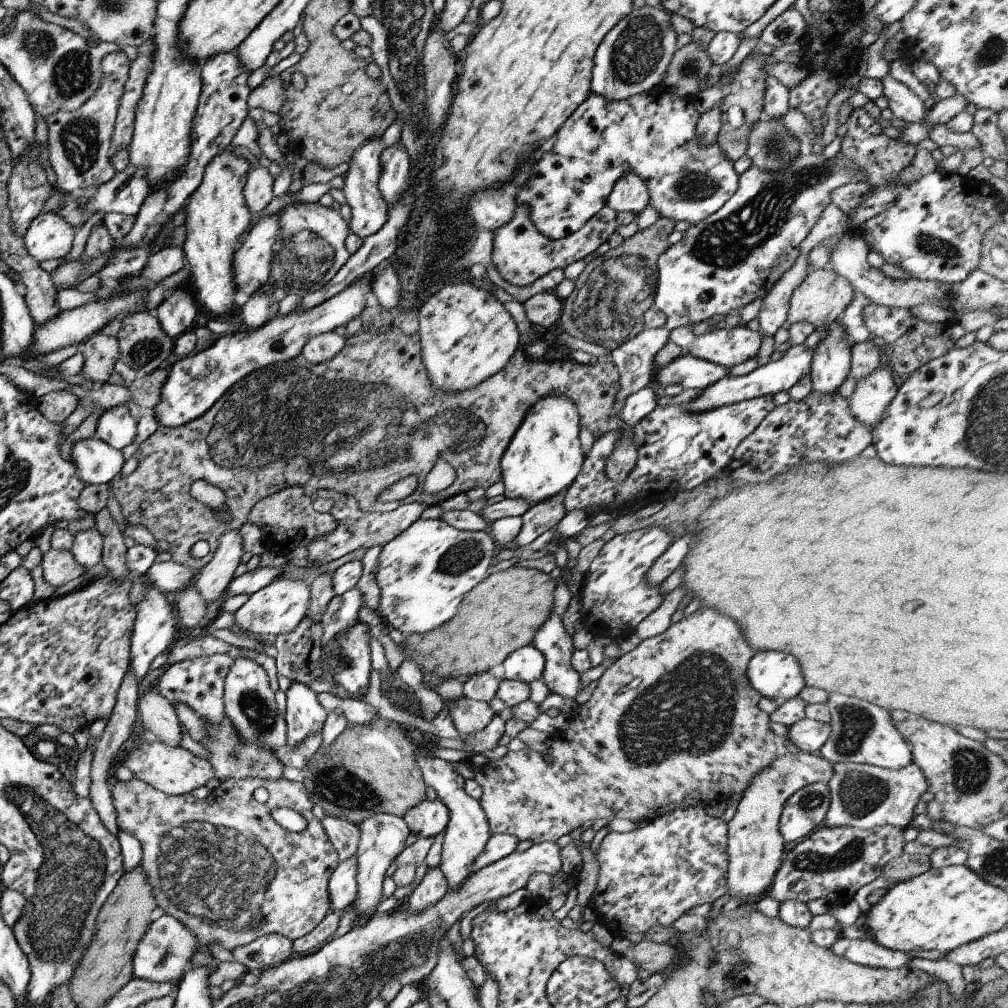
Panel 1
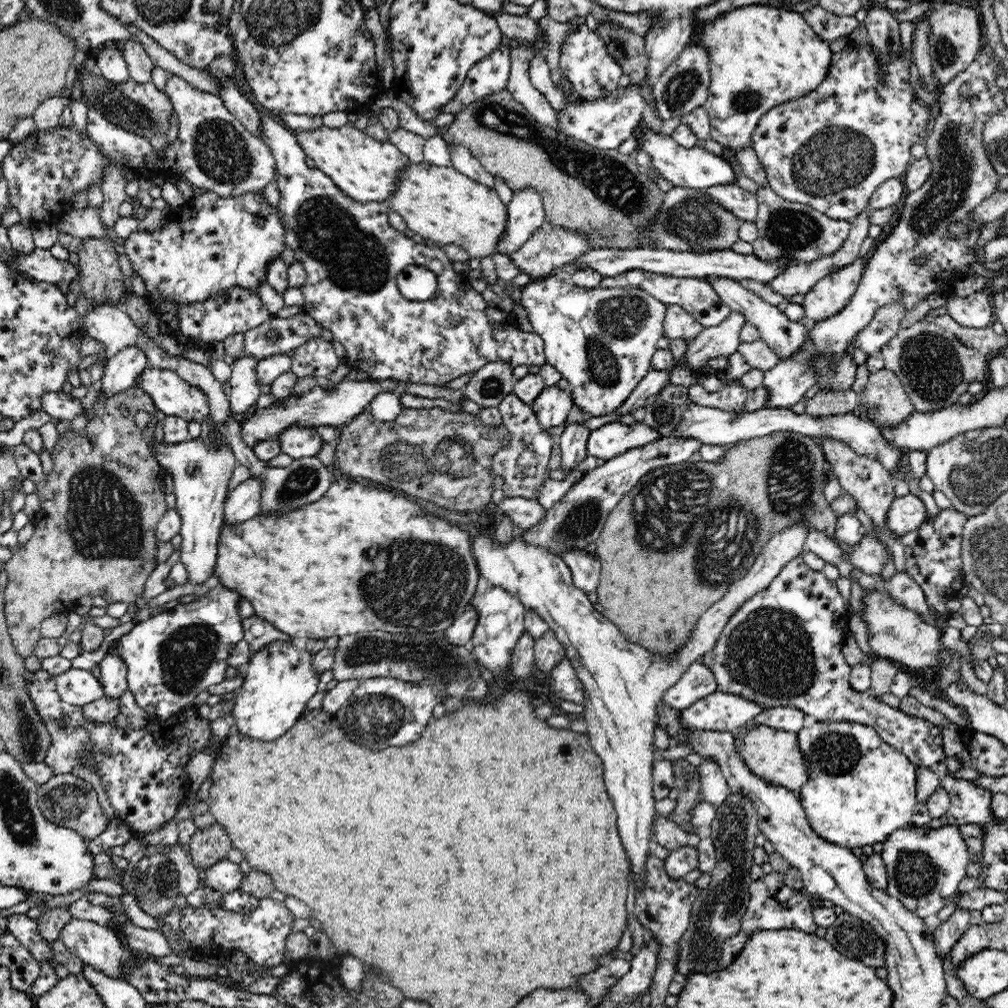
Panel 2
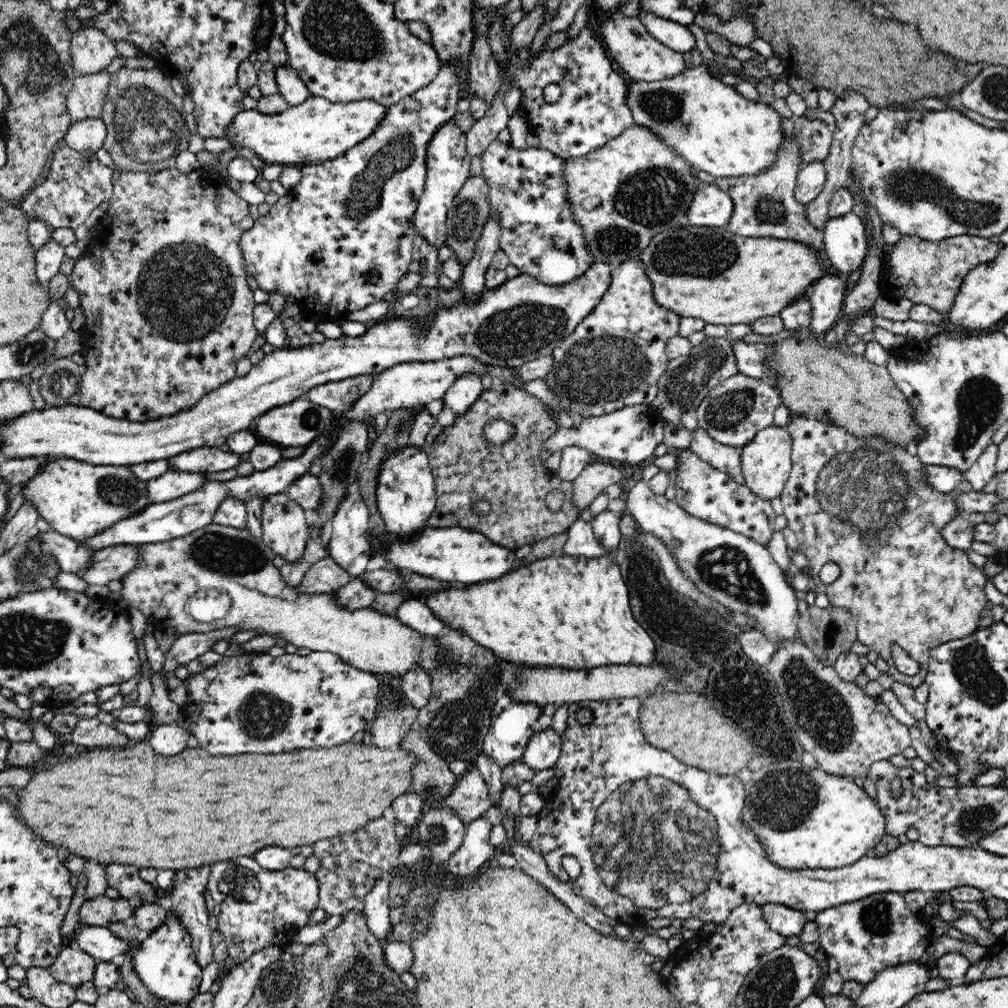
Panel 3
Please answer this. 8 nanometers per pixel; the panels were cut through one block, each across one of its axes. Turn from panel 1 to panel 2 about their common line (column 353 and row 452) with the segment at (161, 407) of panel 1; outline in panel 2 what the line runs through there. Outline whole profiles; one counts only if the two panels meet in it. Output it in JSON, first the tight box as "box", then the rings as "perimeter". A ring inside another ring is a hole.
{"box":[275,423,322,459],"perimeter":[[[290,423],[275,439],[280,450],[293,459],[317,455],[322,446],[322,438],[316,427],[298,423]]]}

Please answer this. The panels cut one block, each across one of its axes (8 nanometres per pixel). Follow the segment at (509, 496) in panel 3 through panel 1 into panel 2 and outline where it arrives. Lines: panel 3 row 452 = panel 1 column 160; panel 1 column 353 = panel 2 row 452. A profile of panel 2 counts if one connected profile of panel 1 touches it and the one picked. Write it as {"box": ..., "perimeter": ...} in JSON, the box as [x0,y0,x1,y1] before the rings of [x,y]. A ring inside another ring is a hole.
{"box":[334,408,511,512],"perimeter":[[[403,408],[394,422],[380,422],[366,410],[340,426],[334,462],[342,468],[343,474],[352,479],[368,478],[382,482],[393,490],[404,490],[407,494],[432,500],[442,508],[454,508],[458,512],[480,512],[491,505],[491,495],[500,481],[497,474],[493,474],[492,458],[510,444],[511,438],[504,423],[487,425],[477,415],[453,412],[449,408]]]}

